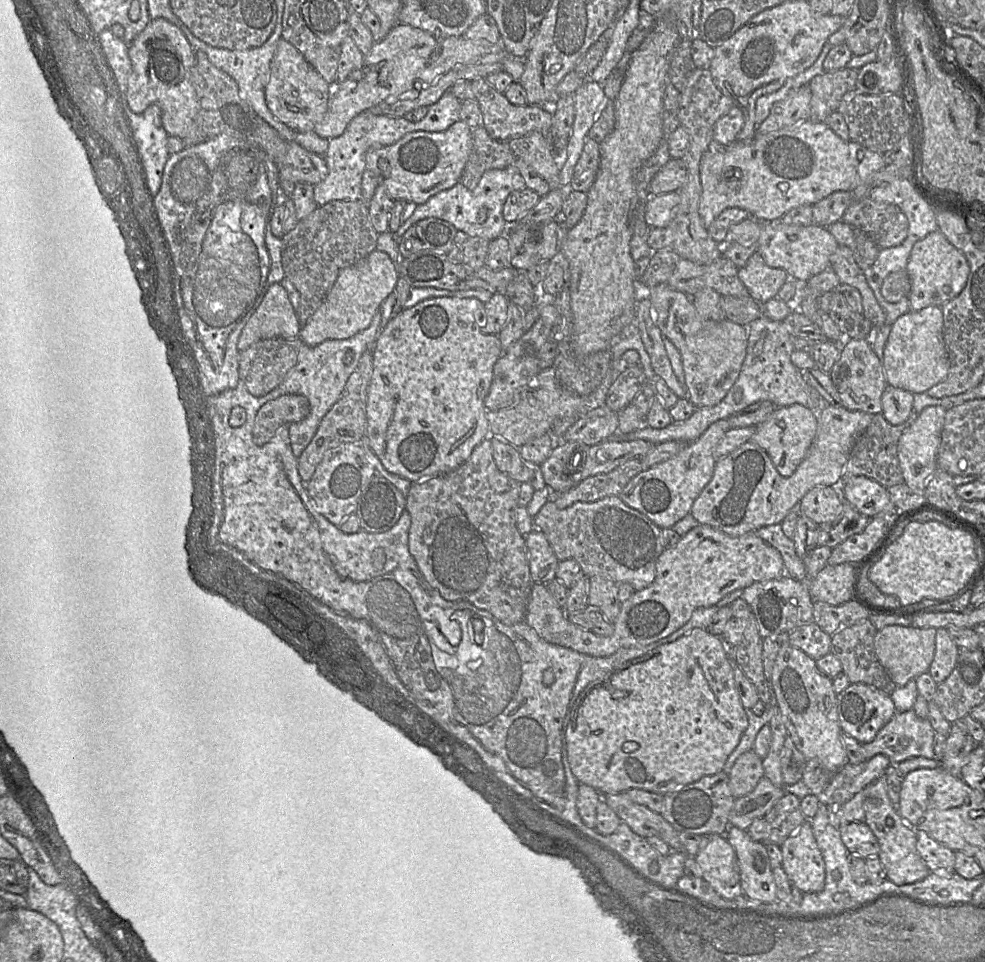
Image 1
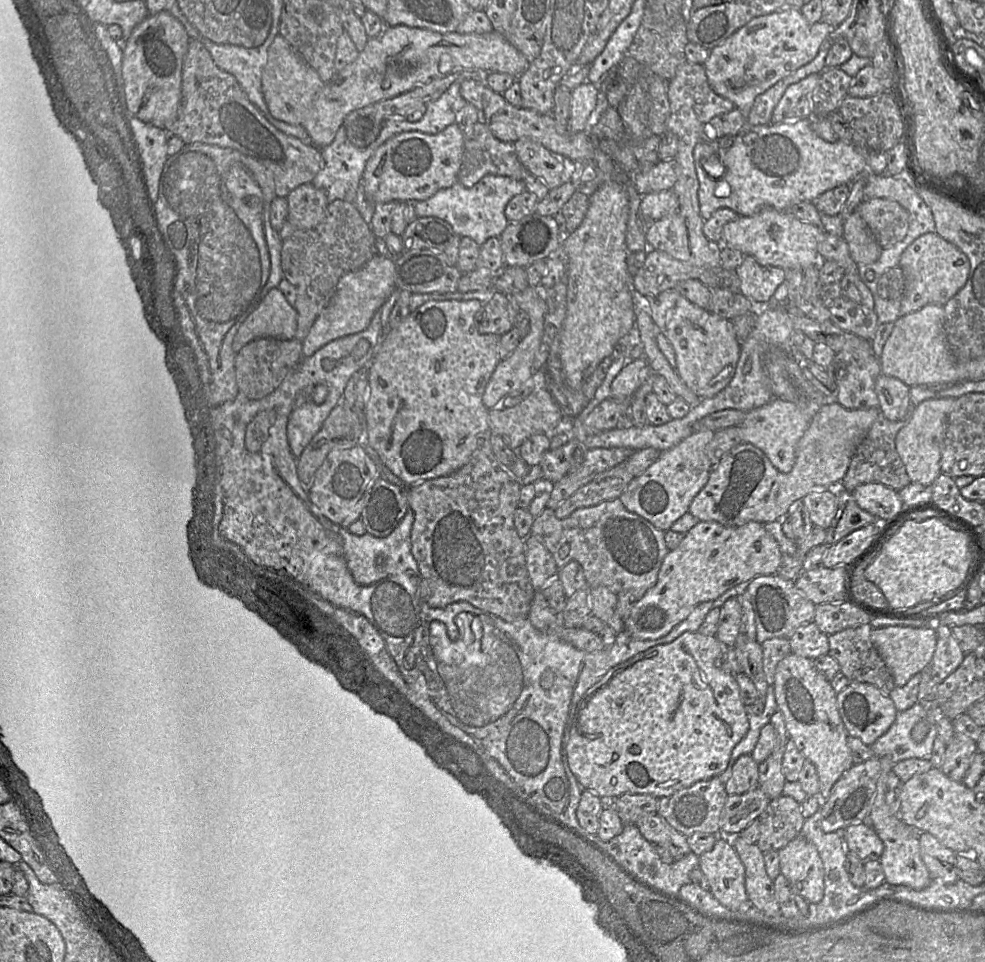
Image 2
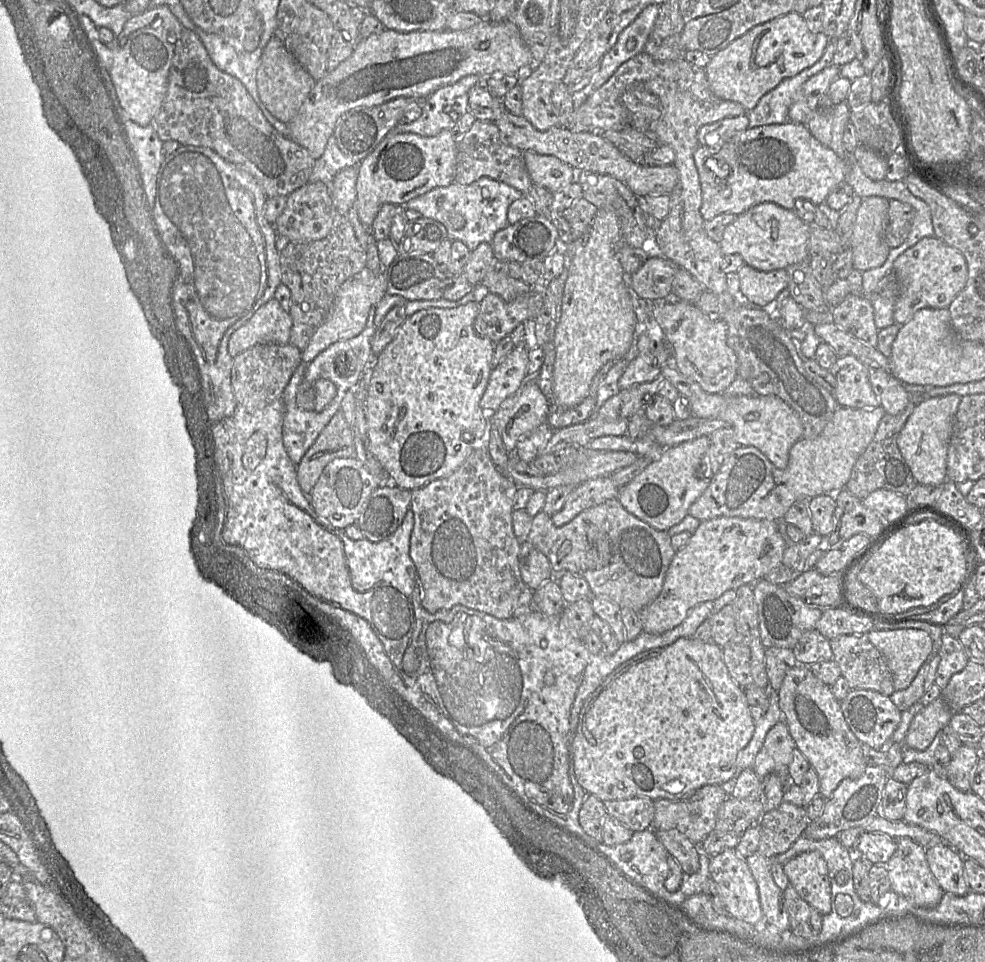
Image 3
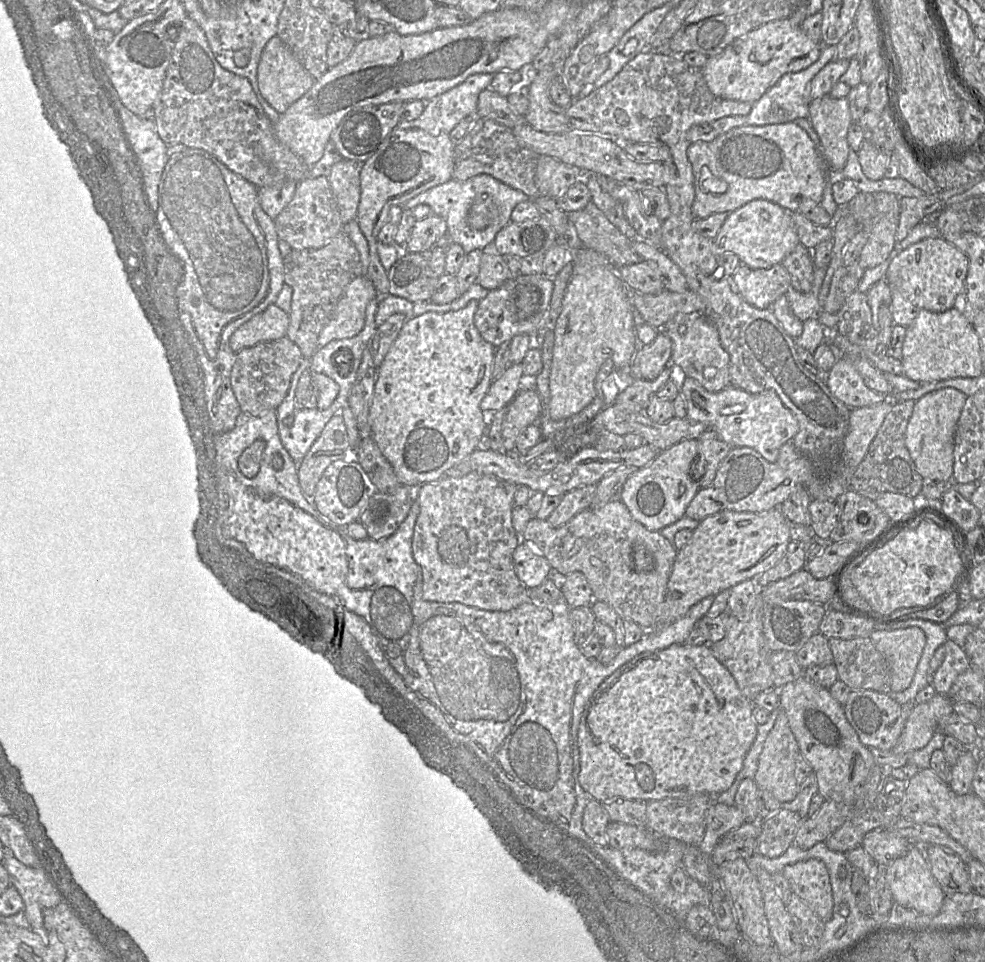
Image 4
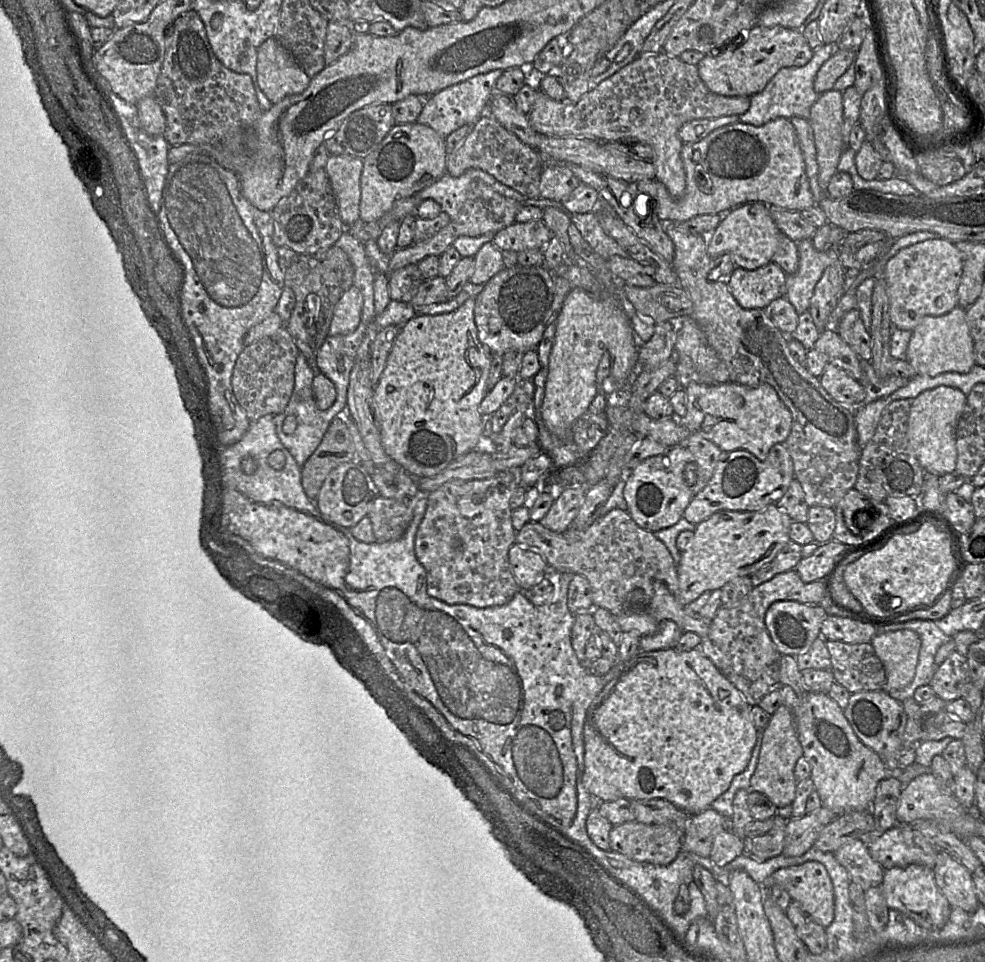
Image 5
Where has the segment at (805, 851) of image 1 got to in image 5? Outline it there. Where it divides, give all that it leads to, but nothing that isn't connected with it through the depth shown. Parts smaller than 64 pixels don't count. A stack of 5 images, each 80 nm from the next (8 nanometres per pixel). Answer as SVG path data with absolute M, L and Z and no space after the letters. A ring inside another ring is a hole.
M818 861L781 868L768 876L761 887L770 889L774 885L784 888L791 897L797 901L803 911L817 924L827 928L834 919L834 889L825 866Z

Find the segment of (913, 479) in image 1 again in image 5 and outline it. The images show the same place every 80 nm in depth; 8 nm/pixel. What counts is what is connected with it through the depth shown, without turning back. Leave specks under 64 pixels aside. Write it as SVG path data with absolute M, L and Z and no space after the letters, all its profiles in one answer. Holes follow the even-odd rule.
M938 386L922 392L911 400L907 437L915 456L926 473L943 476L955 471L956 429L965 406L966 396L957 388Z

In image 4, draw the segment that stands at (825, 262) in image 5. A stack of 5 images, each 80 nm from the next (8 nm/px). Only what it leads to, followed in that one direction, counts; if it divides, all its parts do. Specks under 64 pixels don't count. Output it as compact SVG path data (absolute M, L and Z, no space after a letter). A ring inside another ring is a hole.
M814 268L812 288L807 293L798 292L791 285L786 292L792 312L802 322L811 317L816 317L821 312L818 304L818 294L825 273L826 269Z

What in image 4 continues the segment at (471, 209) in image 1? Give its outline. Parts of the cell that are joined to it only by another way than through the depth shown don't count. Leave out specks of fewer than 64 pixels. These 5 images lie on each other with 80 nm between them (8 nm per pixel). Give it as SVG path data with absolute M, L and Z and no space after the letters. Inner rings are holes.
M479 174L465 181L450 179L449 181L432 187L415 197L408 200L403 207L413 209L420 204L428 205L434 215L443 218L447 224L447 235L449 243L459 244L466 254L474 250L483 250L486 247L492 247L494 239L499 231L511 222L511 213L513 209L522 202L530 199L519 190L500 182L488 174ZM482 194L488 194L498 208L499 215L496 220L484 230L473 230L467 223L467 216L470 207L475 199Z

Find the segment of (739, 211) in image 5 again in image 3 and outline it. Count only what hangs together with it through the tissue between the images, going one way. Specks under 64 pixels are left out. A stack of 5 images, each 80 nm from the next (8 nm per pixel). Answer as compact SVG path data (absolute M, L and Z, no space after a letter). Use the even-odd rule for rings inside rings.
M764 202L737 215L725 227L719 246L723 255L739 254L745 264L760 271L771 271L807 261L810 256L809 241L810 225L793 210L772 202Z

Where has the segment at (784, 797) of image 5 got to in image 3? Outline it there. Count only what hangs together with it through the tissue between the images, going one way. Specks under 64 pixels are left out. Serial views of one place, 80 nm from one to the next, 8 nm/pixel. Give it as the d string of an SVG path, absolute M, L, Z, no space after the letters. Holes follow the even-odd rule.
M780 720L778 721L766 734L763 745L759 752L757 753L753 770L755 774L759 778L763 778L764 776L774 773L779 776L780 780L783 784L783 793L785 791L785 788L791 782L791 777L789 775L789 764L792 761L792 752L795 749L795 742L793 738L791 737L788 727L785 723L785 721Z

